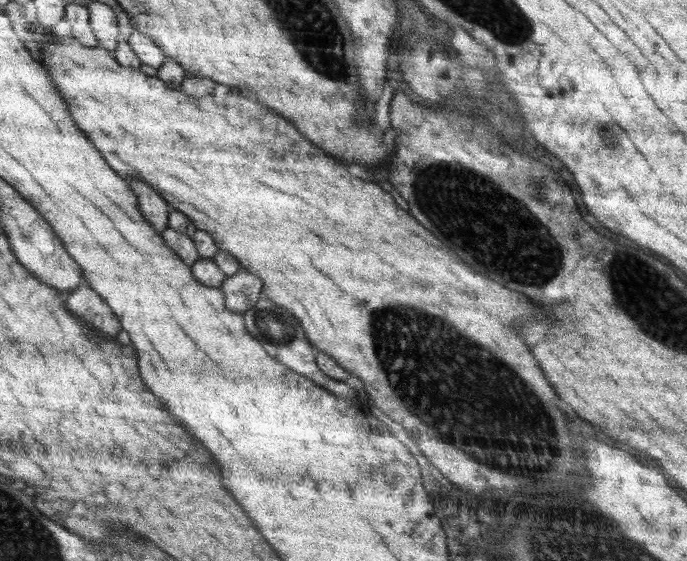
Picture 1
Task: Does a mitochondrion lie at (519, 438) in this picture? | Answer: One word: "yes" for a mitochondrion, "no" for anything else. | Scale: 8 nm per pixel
yes

